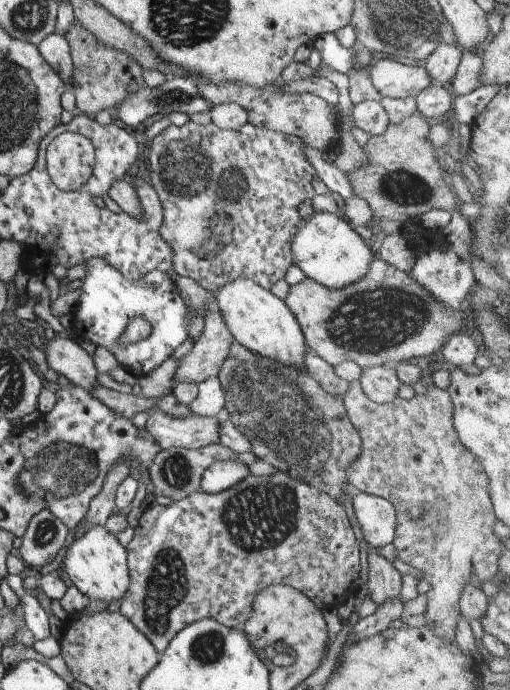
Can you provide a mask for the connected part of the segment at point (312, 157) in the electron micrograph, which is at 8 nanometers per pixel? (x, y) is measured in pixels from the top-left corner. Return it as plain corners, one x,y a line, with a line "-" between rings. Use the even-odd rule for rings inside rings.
303,143
301,150
303,150
303,154
305,154
305,160
313,166
316,177
323,182
331,195
341,199
354,196
353,190
351,190
351,184
349,184
349,180
347,180
344,172
337,171
332,164
324,162
323,158
321,158
321,153
313,150
311,146

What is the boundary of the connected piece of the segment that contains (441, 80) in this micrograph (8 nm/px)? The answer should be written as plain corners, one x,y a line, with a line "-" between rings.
446,40
438,43
425,61
425,72
433,85
448,85
457,70
462,49
449,44

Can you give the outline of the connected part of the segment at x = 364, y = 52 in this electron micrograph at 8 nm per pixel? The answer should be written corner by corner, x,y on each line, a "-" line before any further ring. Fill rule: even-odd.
326,34
316,41
320,62
336,73
347,74
351,68
363,70
371,63
371,51
364,45
353,43
351,48
343,48
335,34

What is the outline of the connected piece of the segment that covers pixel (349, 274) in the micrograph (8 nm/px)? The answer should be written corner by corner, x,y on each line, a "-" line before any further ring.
317,210
311,212
307,220
300,219
299,228
291,238
291,259
294,265
305,277
329,290
349,286
367,276
369,264
375,257
374,248
368,248
343,217

